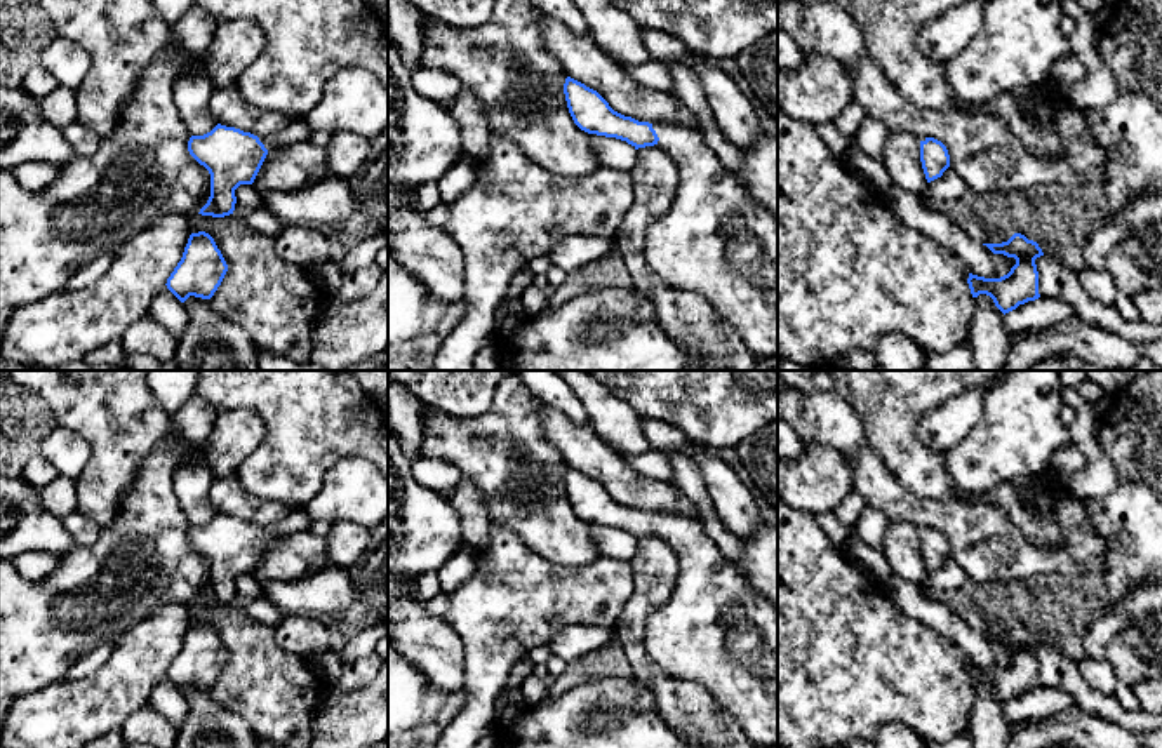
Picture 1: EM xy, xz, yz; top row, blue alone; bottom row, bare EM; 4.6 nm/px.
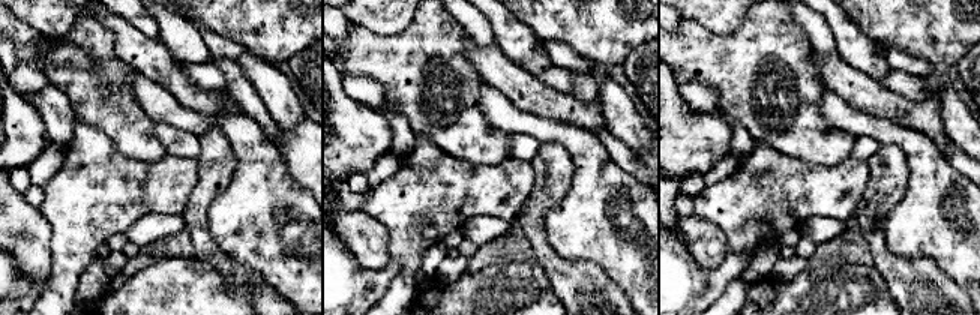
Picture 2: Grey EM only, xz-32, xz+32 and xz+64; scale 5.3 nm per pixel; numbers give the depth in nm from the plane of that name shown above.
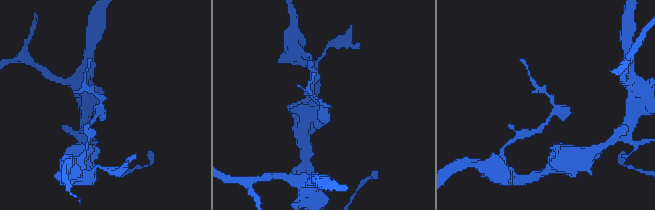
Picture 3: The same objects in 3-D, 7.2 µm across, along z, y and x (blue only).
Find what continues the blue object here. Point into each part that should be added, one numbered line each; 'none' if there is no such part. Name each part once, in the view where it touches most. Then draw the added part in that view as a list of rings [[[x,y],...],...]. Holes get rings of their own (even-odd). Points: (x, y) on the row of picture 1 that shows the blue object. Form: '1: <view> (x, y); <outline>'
1: xz (717, 240); [[[652,124],[652,129],[659,137],[656,146],[675,162],[680,181],[670,209],[645,231],[649,268],[666,285],[706,297],[757,357],[778,357],[778,221],[724,167],[701,130],[678,124]]]

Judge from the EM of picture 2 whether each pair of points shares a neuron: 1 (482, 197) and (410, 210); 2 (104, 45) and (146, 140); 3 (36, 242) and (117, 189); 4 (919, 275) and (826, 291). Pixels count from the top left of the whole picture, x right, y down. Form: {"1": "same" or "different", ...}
{"1": "same", "2": "same", "3": "different", "4": "different"}

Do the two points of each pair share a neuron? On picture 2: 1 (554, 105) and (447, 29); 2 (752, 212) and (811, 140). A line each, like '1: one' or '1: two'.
1: two
2: two

